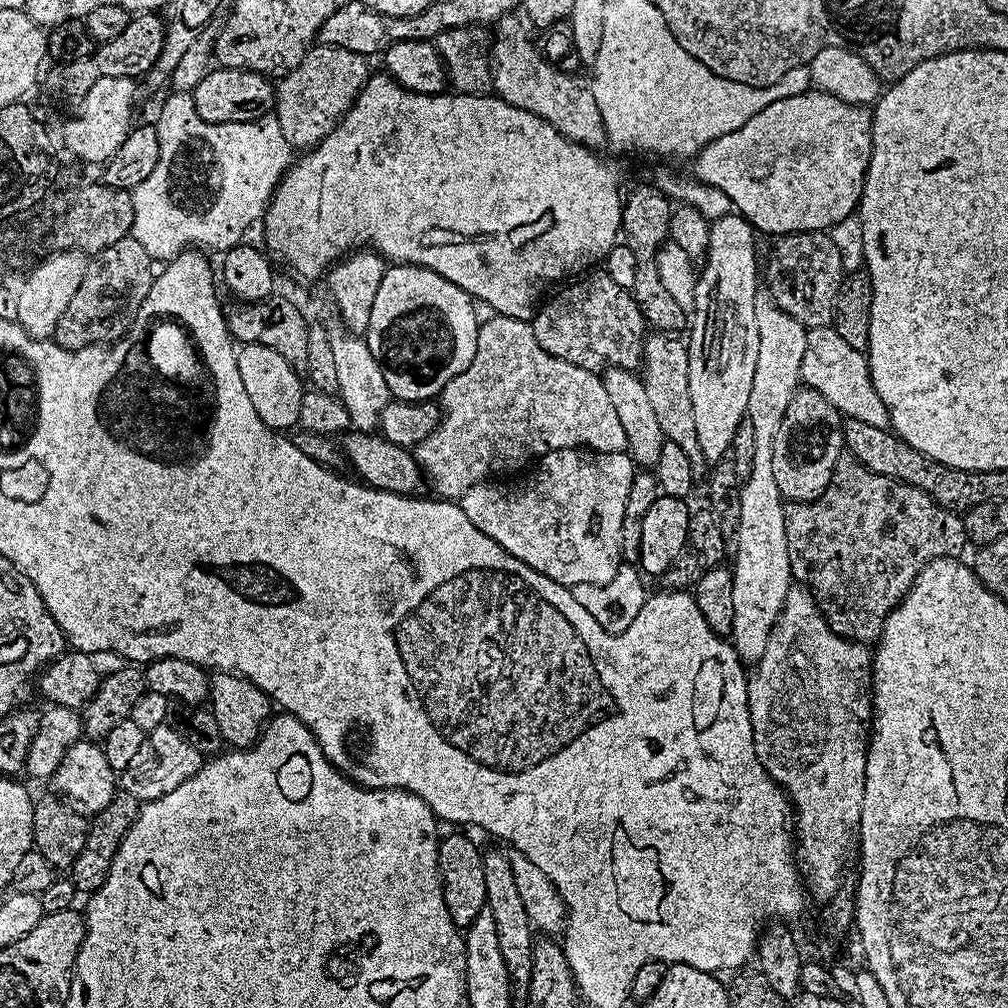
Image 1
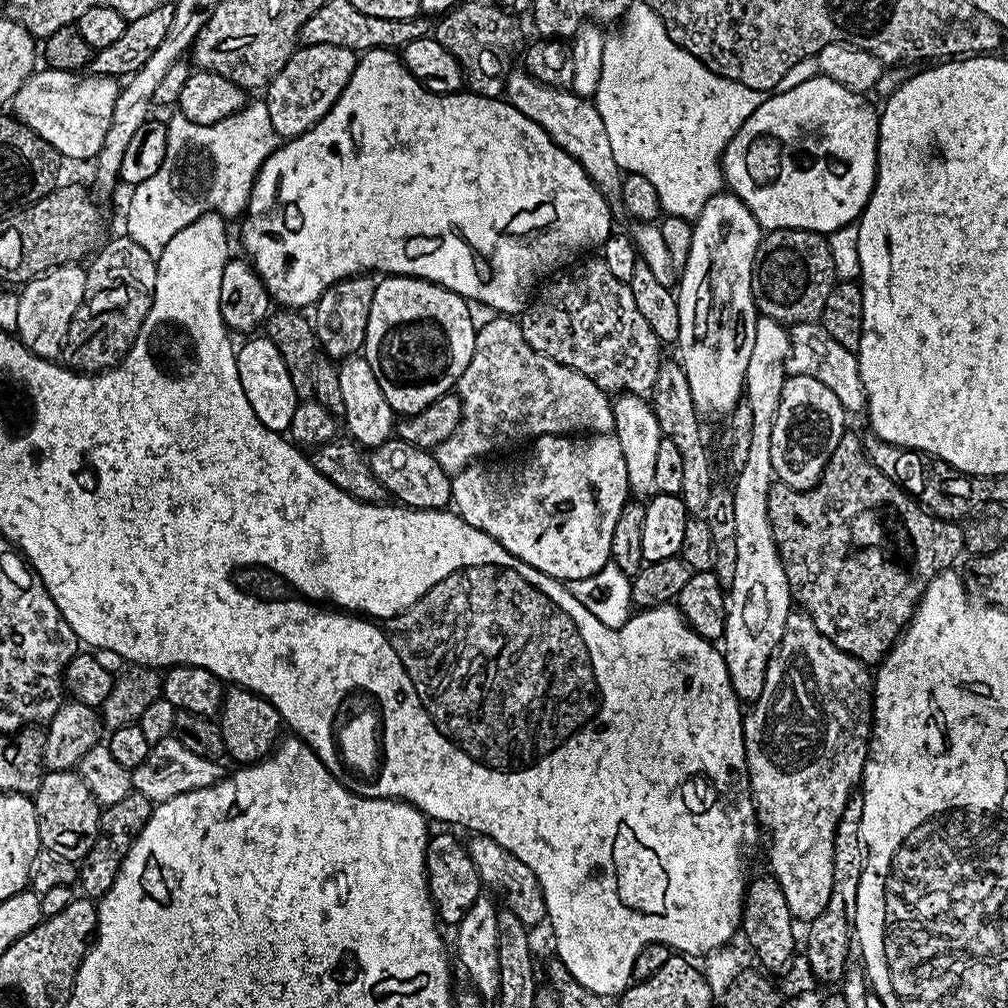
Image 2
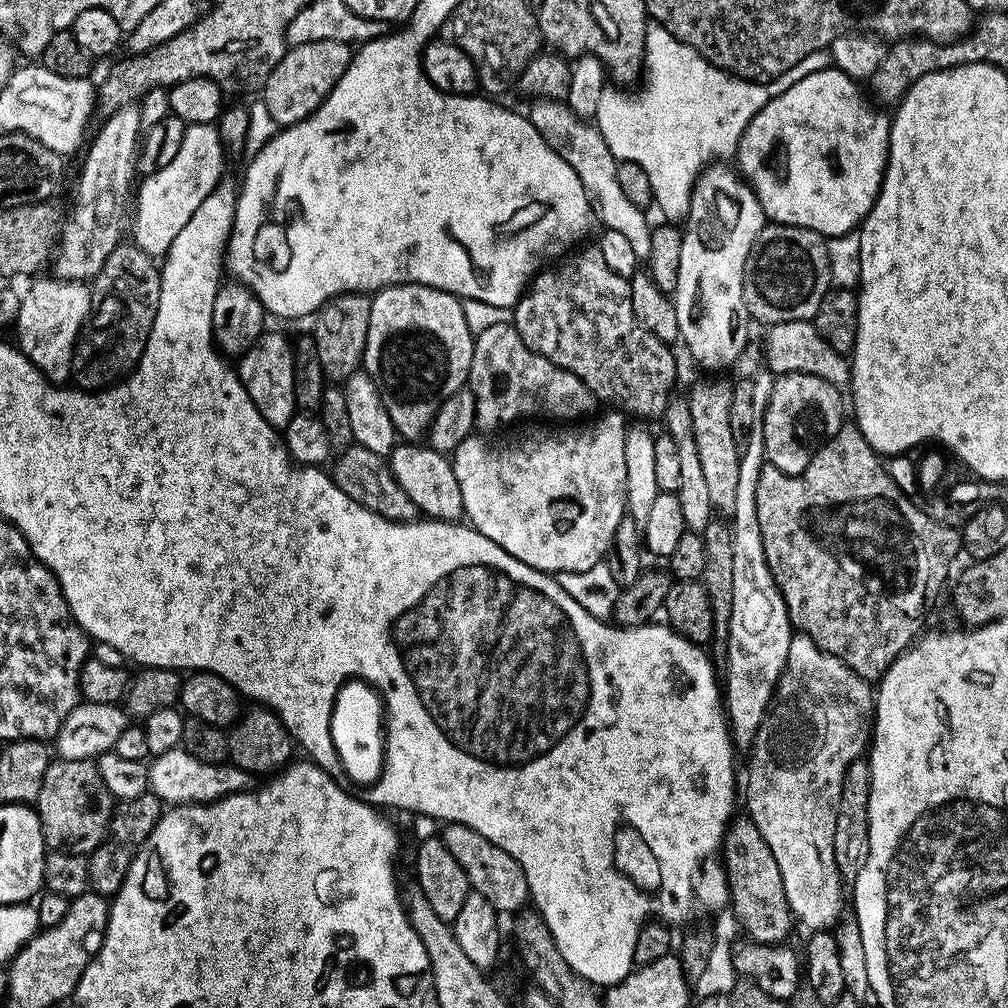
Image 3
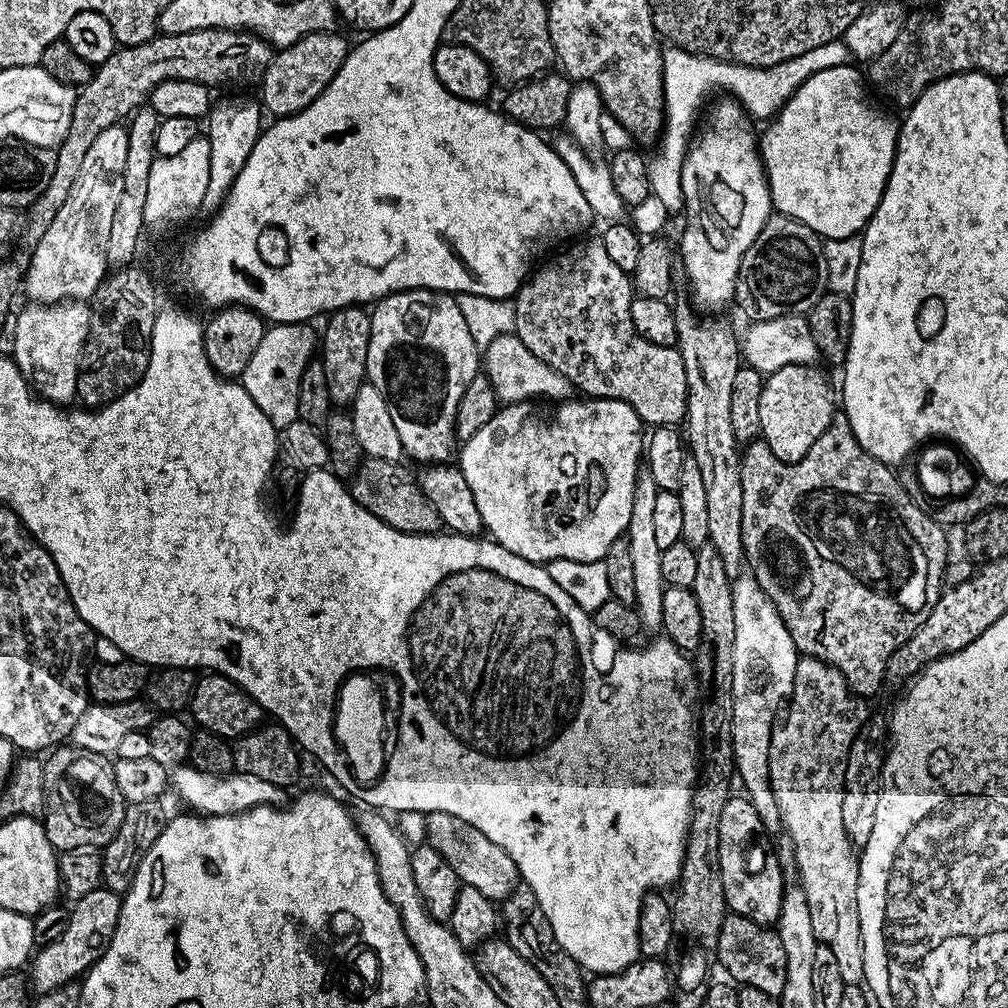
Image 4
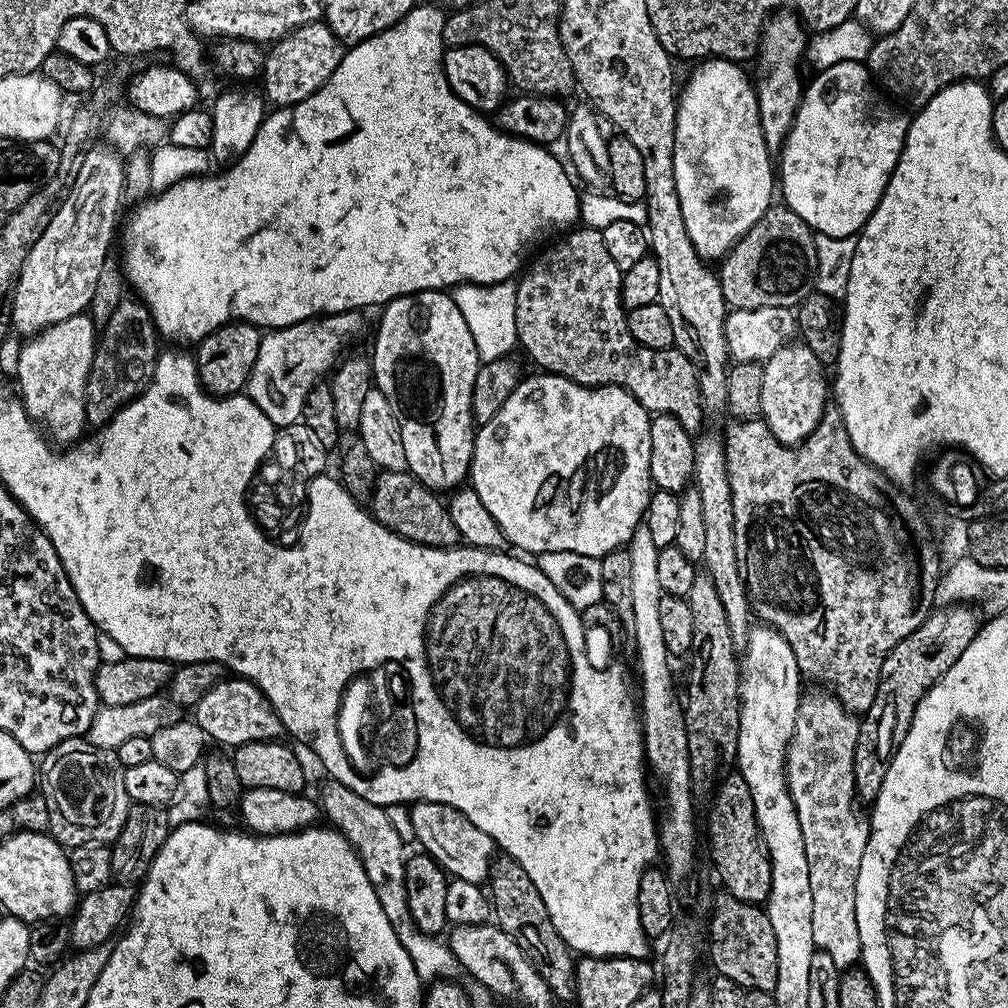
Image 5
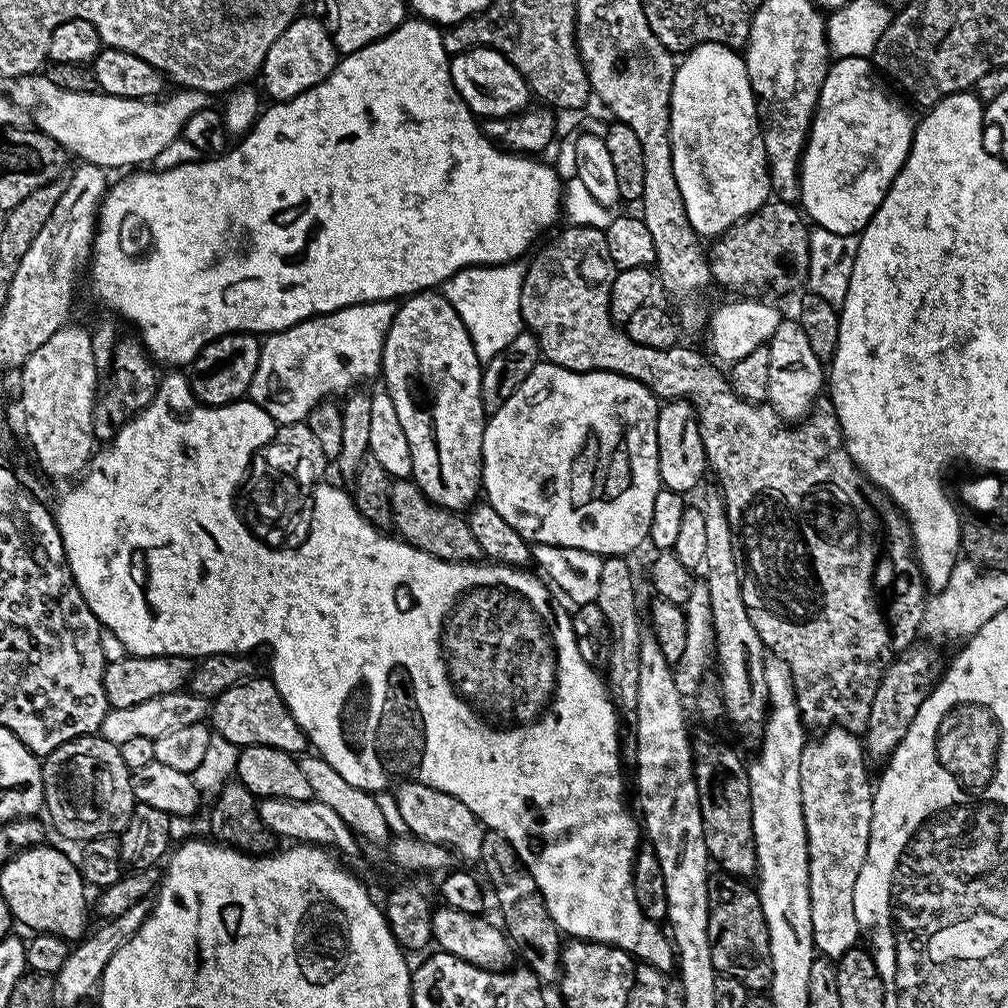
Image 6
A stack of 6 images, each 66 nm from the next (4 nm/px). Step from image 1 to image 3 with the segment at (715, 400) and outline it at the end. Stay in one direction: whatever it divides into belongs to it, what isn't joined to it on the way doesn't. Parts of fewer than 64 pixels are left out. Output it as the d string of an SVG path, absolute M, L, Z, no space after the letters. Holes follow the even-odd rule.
M723 163L705 168L692 188L692 201L682 228L682 258L678 258L678 286L674 293L680 340L688 343L693 358L704 368L724 368L734 363L748 344L750 317L744 301L744 267L766 223L762 206L748 181L735 167L723 168L720 164Z

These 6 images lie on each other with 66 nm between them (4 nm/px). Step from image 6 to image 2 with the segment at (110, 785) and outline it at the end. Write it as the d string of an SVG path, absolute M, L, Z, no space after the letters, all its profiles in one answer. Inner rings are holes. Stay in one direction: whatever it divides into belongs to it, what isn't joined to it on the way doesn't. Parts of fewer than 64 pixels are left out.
M47 771L42 786L33 797L35 820L38 822L38 836L41 848L61 855L70 861L79 860L93 848L97 830L100 829L101 805L93 799L89 788L77 771Z

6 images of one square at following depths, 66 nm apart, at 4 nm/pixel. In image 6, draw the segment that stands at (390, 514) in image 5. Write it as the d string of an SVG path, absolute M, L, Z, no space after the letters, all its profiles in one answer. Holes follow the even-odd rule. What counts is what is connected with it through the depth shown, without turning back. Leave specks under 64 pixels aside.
M395 479L390 494L392 526L405 543L412 544L416 549L442 561L479 563L483 559L484 551L471 533L467 519L448 508L430 503L415 481Z

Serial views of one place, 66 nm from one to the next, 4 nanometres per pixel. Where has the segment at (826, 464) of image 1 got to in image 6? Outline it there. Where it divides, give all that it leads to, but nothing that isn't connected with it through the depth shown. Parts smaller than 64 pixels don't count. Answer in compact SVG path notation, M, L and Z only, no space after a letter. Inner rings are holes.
M794 318L781 319L778 329L774 330L766 347L770 354L770 382L767 399L781 419L788 422L799 421L811 411L815 398L821 395L825 387L826 370L823 361L815 357L814 350L807 341L806 332Z

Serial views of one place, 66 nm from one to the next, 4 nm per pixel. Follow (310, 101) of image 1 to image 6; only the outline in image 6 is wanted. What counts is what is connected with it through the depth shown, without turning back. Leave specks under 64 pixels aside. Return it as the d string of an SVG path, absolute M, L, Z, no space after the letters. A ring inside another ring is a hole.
M297 15L274 38L274 46L266 54L266 62L262 69L263 91L272 95L273 101L289 100L322 82L336 69L338 53L326 26L315 15Z

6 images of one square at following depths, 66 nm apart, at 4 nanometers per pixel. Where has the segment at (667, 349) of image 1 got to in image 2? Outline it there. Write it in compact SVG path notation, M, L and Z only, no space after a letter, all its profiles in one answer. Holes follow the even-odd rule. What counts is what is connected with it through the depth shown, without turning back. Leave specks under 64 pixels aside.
M665 359L658 370L658 382L654 382L654 390L650 403L658 418L661 437L674 446L682 457L682 490L678 494L687 506L689 513L703 513L706 502L710 499L710 490L714 483L712 477L712 460L708 457L708 448L704 445L704 432L700 429L702 417L694 406L694 398L690 394L690 382L686 382L683 364L675 359Z

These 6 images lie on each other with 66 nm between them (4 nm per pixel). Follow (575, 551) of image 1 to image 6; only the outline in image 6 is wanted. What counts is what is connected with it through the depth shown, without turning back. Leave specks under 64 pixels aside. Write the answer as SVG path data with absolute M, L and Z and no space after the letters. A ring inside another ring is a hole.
M541 362L534 366L534 370L530 370L530 374L526 374L526 382L522 382L522 386L518 386L518 390L514 394L510 394L510 398L506 398L506 402L502 402L502 406L498 406L498 410L491 413L485 419L484 433L482 434L482 485L483 499L490 506L494 506L494 510L498 510L498 514L502 514L502 518L506 518L506 522L510 522L510 526L514 526L514 530L518 530L518 534L522 534L522 538L532 544L549 544L550 546L558 546L559 548L577 548L578 550L586 550L598 554L601 558L605 556L622 556L627 557L628 552L632 552L640 543L648 540L648 531L650 530L650 518L654 515L654 498L658 498L660 489L660 463L658 462L658 414L662 407L661 401L654 393L642 382L638 382L634 378L626 378L622 374L614 374L613 372L575 372L574 370L566 370L557 364L549 364Z

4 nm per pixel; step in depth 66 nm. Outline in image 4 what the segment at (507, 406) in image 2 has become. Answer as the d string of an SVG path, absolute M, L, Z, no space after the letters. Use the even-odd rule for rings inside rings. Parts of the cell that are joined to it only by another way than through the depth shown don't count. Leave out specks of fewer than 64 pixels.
M514 334L499 336L494 338L482 352L482 372L492 383L492 388L496 392L497 401L501 405L523 404L535 401L535 396L545 396L551 402L560 402L573 395L572 384L565 376L558 374L542 358L534 358L526 346Z

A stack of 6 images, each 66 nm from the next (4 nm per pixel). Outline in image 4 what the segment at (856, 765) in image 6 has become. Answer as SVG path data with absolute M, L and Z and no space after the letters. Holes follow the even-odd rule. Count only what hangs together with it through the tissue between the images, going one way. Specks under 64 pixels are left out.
M801 655L796 661L792 694L788 697L786 707L772 730L770 754L768 755L768 783L772 785L772 793L780 811L780 824L782 828L788 831L788 836L792 839L792 856L796 859L796 872L800 875L798 884L799 887L804 889L806 902L810 906L810 926L814 926L814 934L817 941L823 947L828 948L830 954L834 954L838 965L838 974L842 974L844 985L864 984L864 947L862 946L860 923L858 922L858 874L860 873L860 861L857 849L852 843L852 837L848 835L848 831L842 826L842 790L844 789L844 775L846 774L846 758L850 754L850 746L856 741L856 737L865 731L866 725L869 723L869 721L867 722L868 708L864 704L867 703L848 687L844 676L836 668L831 668L829 664L816 660L812 656Z

